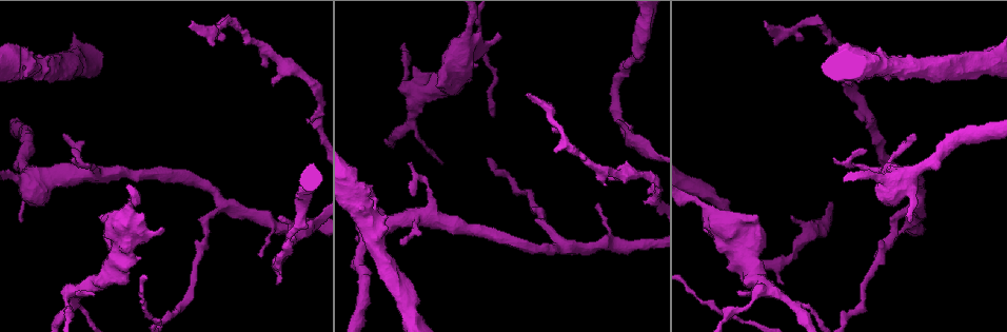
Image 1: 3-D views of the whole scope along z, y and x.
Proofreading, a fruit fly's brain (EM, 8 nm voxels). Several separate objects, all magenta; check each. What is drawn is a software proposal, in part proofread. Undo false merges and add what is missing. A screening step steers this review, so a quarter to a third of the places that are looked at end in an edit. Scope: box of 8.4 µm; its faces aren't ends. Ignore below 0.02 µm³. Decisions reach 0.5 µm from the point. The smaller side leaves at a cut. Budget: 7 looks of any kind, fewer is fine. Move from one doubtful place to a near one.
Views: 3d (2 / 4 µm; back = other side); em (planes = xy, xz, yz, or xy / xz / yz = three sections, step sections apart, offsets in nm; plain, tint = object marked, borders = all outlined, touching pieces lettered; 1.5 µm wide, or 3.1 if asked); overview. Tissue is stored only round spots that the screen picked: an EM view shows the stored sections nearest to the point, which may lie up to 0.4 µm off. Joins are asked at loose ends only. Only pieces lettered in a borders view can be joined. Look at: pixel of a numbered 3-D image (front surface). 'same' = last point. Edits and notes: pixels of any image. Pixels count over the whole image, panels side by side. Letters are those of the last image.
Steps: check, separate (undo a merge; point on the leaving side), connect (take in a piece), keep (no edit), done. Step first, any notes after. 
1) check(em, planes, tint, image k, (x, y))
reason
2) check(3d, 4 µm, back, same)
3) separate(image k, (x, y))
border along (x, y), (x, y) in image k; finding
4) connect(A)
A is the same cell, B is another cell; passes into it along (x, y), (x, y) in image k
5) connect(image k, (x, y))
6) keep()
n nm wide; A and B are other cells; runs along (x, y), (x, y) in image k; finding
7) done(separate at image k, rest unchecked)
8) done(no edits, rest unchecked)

check(em, xy, step 4, tint, image 1, (80, 290))

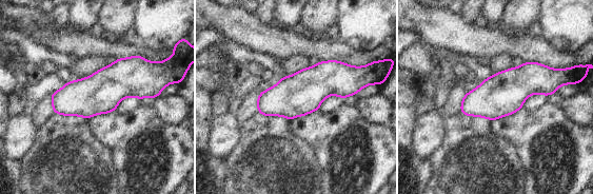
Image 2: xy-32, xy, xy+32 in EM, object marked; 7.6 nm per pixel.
check(em, planes, borders, same)
cut it another way

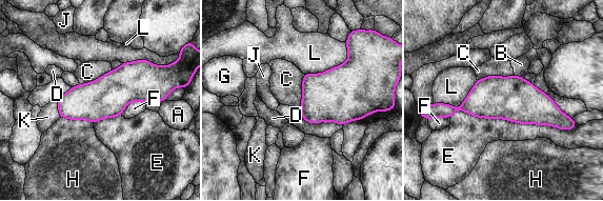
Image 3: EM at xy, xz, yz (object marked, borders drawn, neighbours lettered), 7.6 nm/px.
keep()
320 nm wide; A, B, C, D, E, F, G, H, J, K and L are other cells; runs along (441, 105), (535, 106), (564, 119) in image 3; all the same cell

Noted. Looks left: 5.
check(3d, 4 µm, image 1, (849, 84))
free end

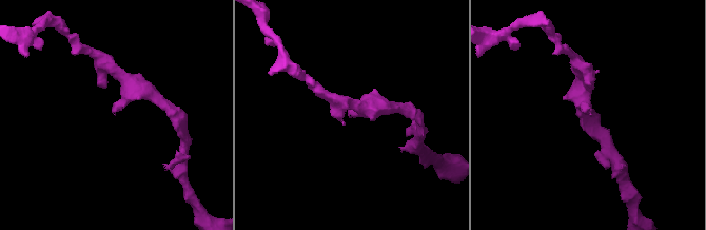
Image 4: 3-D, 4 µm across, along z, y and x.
check(em, yz, step 8, plain, image 4, (590, 115))

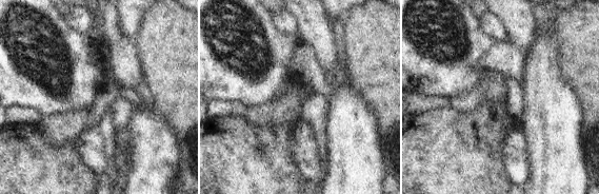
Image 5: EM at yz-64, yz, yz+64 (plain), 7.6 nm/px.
check(em, yz, step 8, borders, same)
see the neighbours

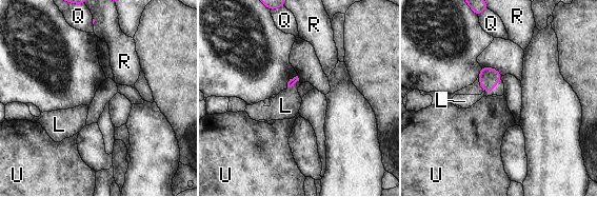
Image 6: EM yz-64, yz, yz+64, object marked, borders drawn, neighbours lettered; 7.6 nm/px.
connect(L)
L is the same cell, Q, R and U are other cells; passes into it along (290, 83), (292, 87), (285, 105) in image 6; the cell continues

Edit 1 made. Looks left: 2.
done(connect at image 6, rest unchecked)

